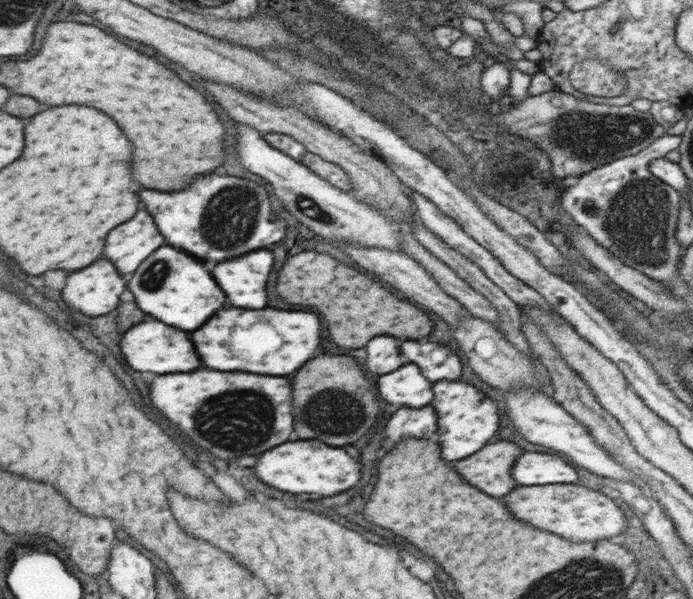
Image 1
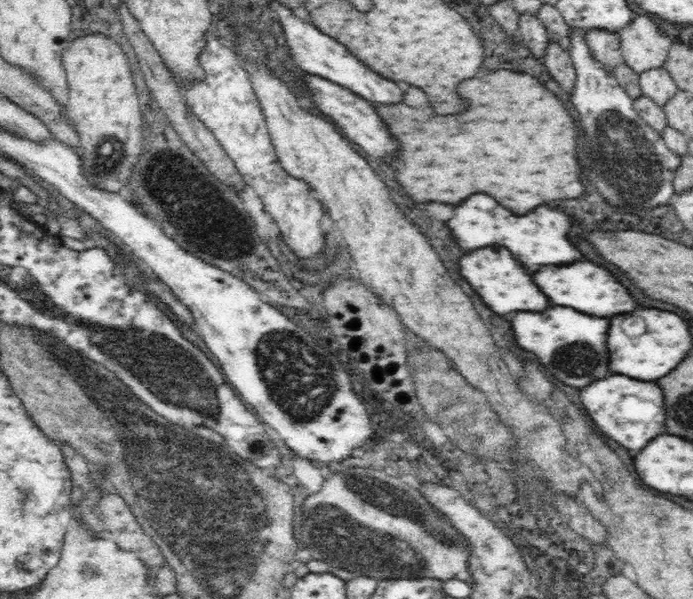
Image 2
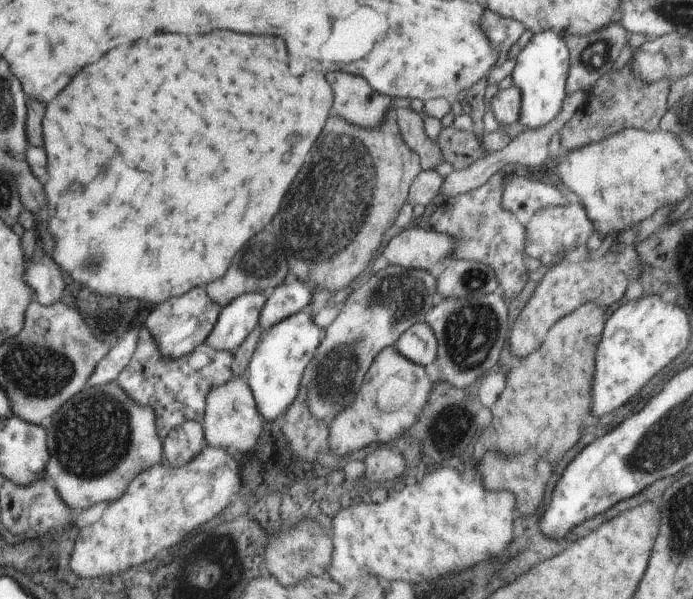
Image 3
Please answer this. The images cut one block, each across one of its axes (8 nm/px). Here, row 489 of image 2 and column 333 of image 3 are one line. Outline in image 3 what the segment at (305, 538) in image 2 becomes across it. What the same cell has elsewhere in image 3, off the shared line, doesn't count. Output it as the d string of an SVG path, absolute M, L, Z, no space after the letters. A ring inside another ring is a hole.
M389 264L354 290L338 316L324 329L322 342L314 354L319 362L314 382L321 398L332 402L352 402L360 390L366 371L378 354L394 345L405 330L424 322L432 306L440 302L436 286L437 278L429 272Z

